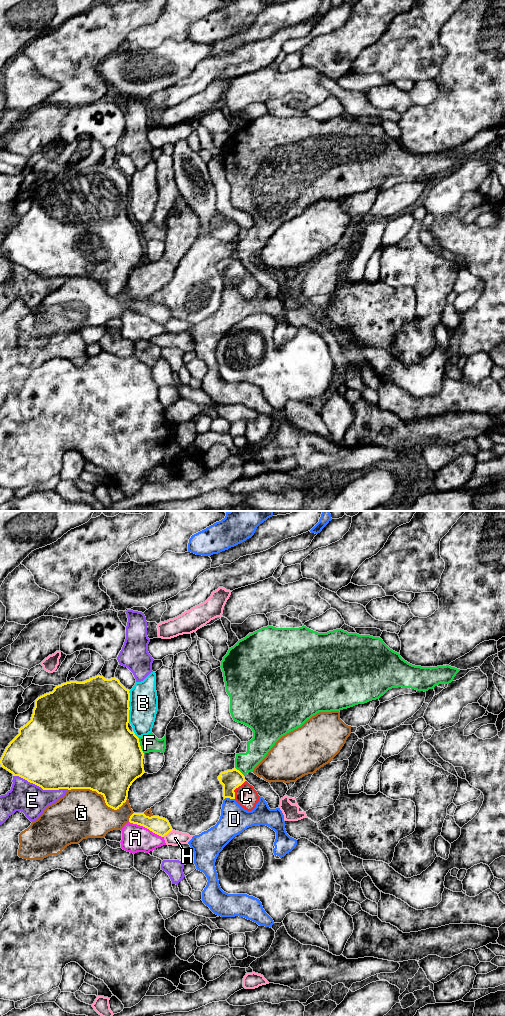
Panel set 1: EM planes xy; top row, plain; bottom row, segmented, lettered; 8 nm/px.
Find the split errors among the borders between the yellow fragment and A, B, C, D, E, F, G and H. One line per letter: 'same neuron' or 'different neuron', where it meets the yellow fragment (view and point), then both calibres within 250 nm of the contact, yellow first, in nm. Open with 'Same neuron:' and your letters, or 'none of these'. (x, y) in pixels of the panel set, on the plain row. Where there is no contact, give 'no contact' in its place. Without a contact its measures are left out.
Same neuron: C
A: different neuron; meets yellow in xy at (146, 315); 140 nm thick on the yellow side, 220 nm on the other
B: different neuron; meets yellow in xy at (129, 195); 500 nm thick on the yellow side, 220 nm on the other
C: same neuron; meets yellow in xy at (235, 276); 160 nm thick on the yellow side, 180 nm on the other
D: different neuron; meets yellow in xy at (229, 285); 160 nm thick on the yellow side, 240 nm on the other
E: different neuron; meets yellow in xy at (41, 275); 500 nm thick on the yellow side, 240 nm on the other
F: different neuron; meets yellow in xy at (140, 234); 500 nm thick on the yellow side, 140 nm on the other
G: different neuron; meets yellow in xy at (100, 281); 500 nm thick on the yellow side, 400 nm on the other
H: different neuron; meets yellow in xy at (167, 321); 140 nm thick on the yellow side, 120 nm on the other

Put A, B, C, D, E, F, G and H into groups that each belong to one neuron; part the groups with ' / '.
A / B / C / D / E / F / G / H

